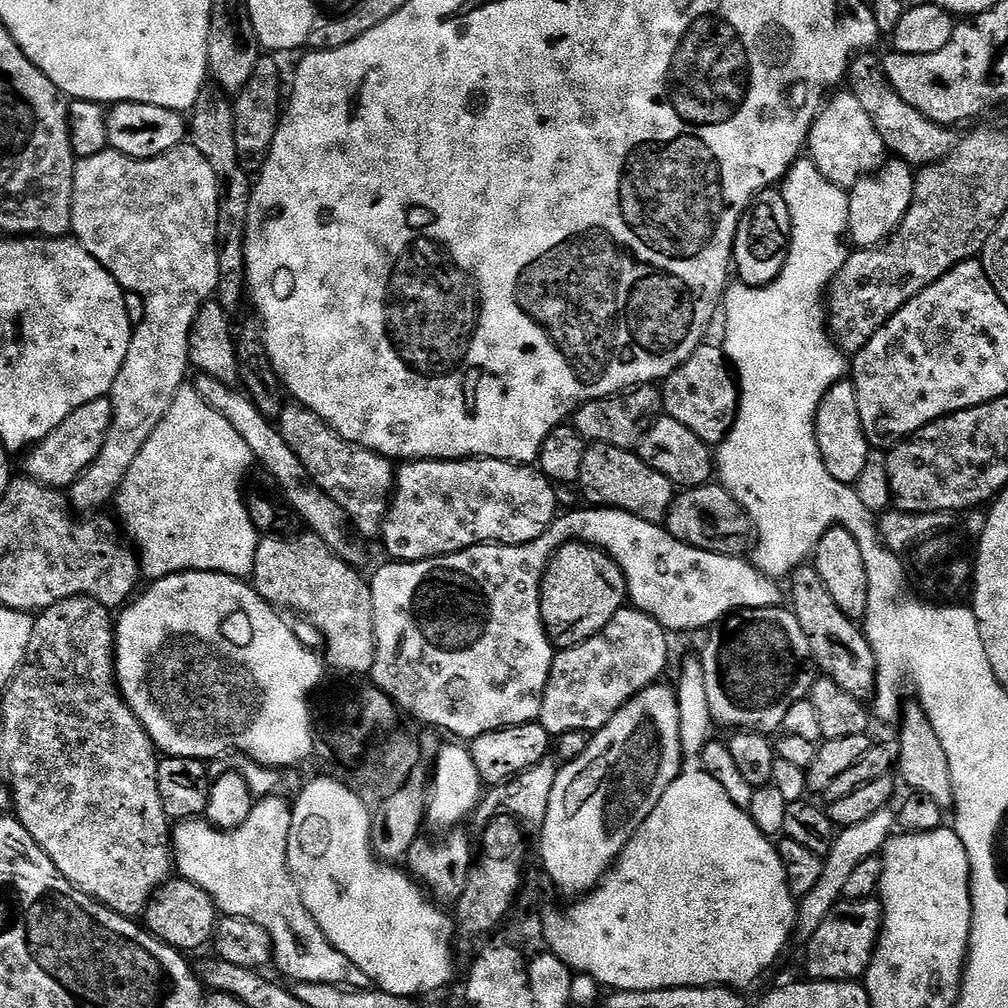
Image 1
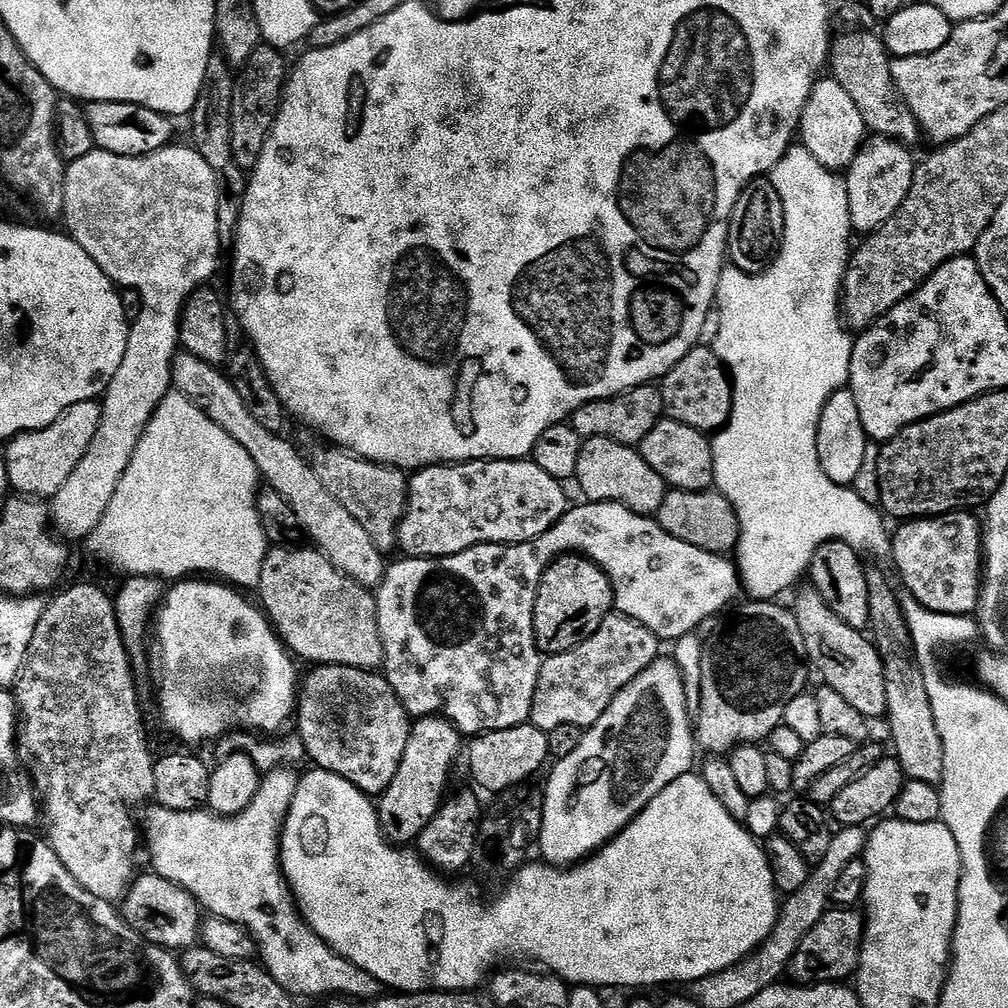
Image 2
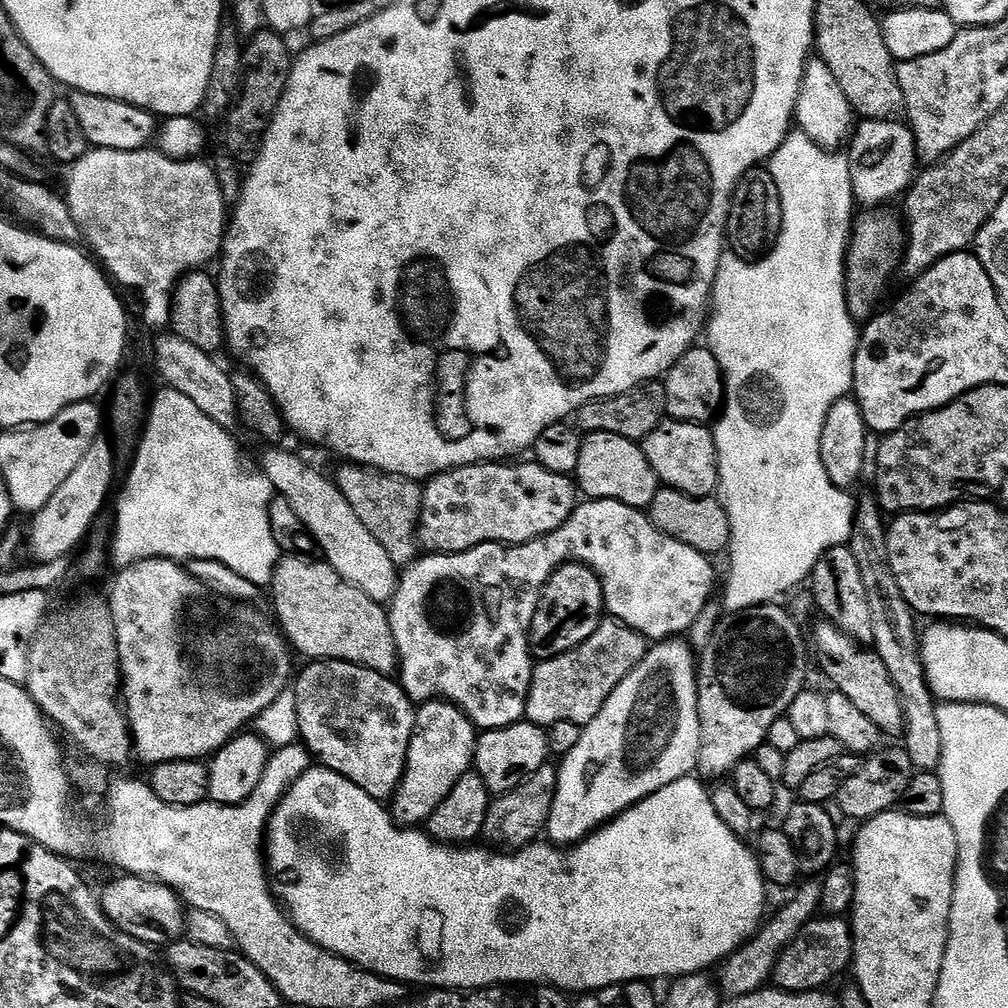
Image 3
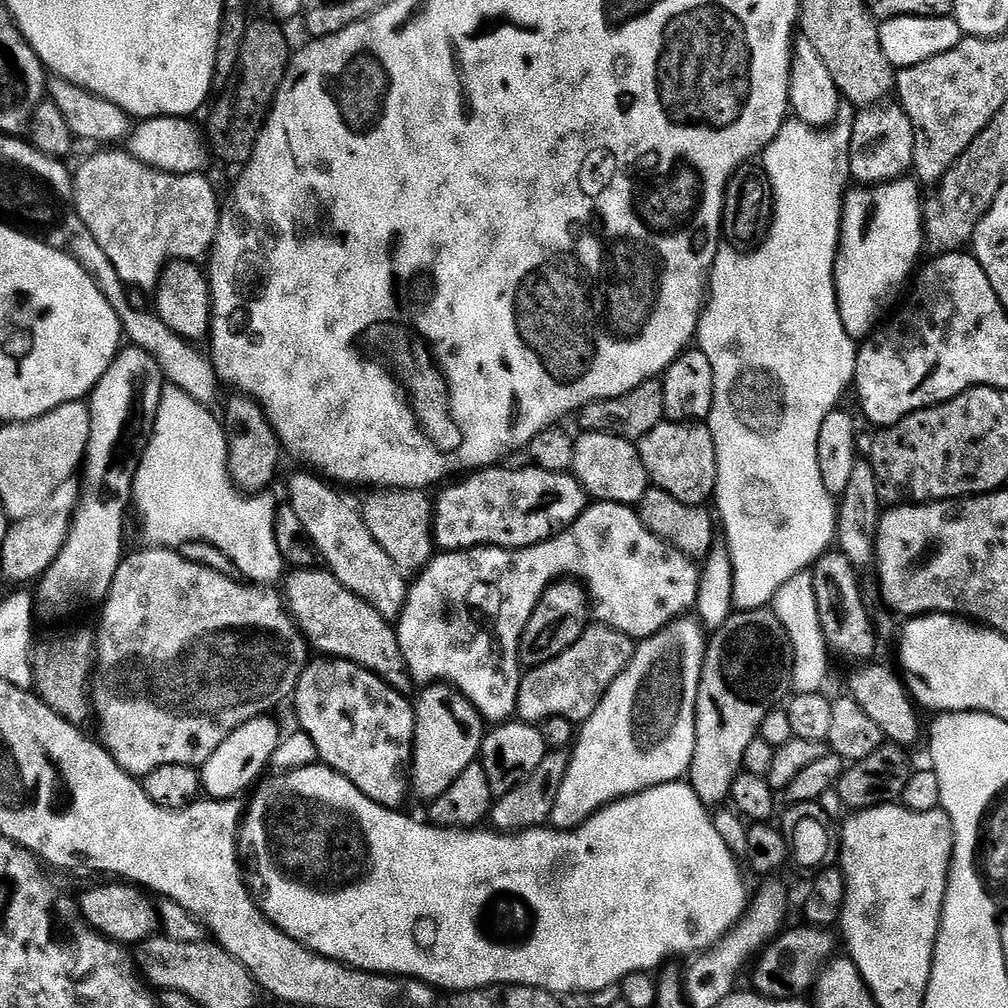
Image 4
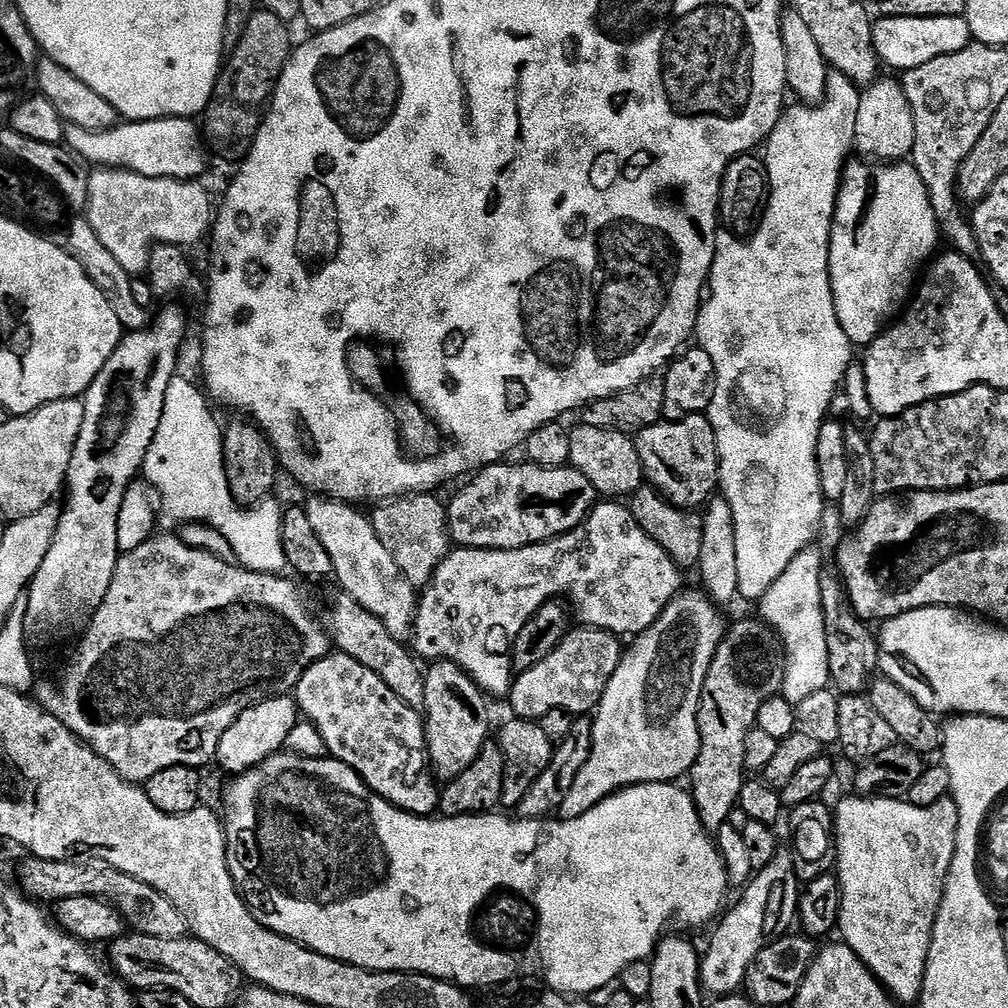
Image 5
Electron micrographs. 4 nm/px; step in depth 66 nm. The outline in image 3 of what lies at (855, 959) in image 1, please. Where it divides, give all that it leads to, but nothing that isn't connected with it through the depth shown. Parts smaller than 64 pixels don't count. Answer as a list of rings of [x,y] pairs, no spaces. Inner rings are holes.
[[[838,916],[815,918],[777,959],[771,983],[784,992],[815,992],[823,989],[839,972],[849,971],[854,960],[852,925]]]

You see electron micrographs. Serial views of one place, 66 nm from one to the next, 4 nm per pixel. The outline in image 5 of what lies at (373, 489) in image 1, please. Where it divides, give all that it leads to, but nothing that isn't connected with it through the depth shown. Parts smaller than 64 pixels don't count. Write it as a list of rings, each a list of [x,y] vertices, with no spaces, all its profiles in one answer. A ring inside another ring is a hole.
[[[436,494],[402,496],[381,503],[370,512],[374,532],[382,540],[383,546],[394,556],[402,574],[417,590],[427,588],[450,551],[448,509],[445,501],[440,501],[438,497]]]

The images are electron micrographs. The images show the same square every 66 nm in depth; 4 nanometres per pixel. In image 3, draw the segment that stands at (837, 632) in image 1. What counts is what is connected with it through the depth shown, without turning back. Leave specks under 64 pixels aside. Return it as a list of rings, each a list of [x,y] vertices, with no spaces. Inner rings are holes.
[[[821,619],[819,623],[812,636],[810,632],[810,640],[814,645],[815,659],[817,656],[835,691],[845,694],[870,722],[878,726],[885,737],[899,737],[904,730],[904,711],[886,664],[871,647],[859,644],[854,638],[840,632],[838,626],[831,624],[829,620]]]

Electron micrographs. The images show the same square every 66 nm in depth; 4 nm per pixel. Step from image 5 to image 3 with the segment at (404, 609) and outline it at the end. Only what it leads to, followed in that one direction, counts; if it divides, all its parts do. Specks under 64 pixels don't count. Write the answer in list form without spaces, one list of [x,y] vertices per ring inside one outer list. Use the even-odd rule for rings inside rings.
[[[272,446],[264,456],[262,471],[266,478],[276,488],[276,496],[284,496],[290,507],[302,518],[302,526],[311,534],[317,549],[324,551],[323,559],[346,582],[358,586],[368,597],[373,598],[379,604],[391,603],[399,584],[400,572],[393,562],[385,547],[374,538],[359,521],[354,512],[354,506],[346,502],[346,498],[338,490],[338,486],[331,479],[328,480],[316,468],[311,468],[300,456],[280,448],[284,446]]]

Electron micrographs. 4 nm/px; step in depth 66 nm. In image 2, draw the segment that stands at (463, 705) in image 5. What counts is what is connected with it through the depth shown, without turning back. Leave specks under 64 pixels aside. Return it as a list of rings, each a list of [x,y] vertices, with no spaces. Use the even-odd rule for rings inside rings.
[[[421,716],[413,723],[398,774],[394,774],[394,782],[390,782],[378,800],[380,829],[389,844],[411,845],[422,834],[422,830],[430,826],[430,818],[434,818],[441,804],[445,803],[444,791],[448,788],[452,767],[459,756],[461,759],[462,733],[444,717]]]

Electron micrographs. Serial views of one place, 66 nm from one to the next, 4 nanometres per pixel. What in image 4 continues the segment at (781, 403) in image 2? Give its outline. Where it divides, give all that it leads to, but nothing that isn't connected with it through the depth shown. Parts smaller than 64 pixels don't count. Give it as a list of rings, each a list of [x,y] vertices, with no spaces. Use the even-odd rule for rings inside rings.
[[[844,102],[840,106],[839,119],[827,128],[815,128],[795,118],[784,121],[782,130],[770,142],[770,146],[762,153],[762,163],[772,179],[772,193],[776,196],[776,206],[772,218],[772,227],[768,235],[755,250],[741,250],[731,243],[721,243],[710,277],[710,295],[700,313],[700,324],[696,328],[695,339],[699,351],[710,358],[710,366],[714,366],[714,406],[708,415],[706,426],[712,431],[716,447],[716,490],[714,493],[715,511],[718,513],[722,530],[728,534],[726,545],[733,562],[733,602],[741,612],[749,612],[755,608],[768,608],[775,612],[777,618],[786,626],[792,638],[792,649],[796,658],[792,687],[799,694],[814,694],[821,691],[828,680],[828,652],[830,645],[818,614],[818,598],[814,592],[812,573],[809,571],[816,561],[833,547],[837,539],[836,523],[838,521],[838,500],[826,490],[826,482],[822,482],[822,470],[818,466],[818,434],[822,434],[822,422],[826,422],[826,414],[837,411],[844,391],[853,387],[856,378],[857,341],[842,326],[840,304],[836,301],[836,256],[840,253],[840,227],[844,218],[844,197],[850,191],[852,171],[852,121],[858,115],[853,105]]]

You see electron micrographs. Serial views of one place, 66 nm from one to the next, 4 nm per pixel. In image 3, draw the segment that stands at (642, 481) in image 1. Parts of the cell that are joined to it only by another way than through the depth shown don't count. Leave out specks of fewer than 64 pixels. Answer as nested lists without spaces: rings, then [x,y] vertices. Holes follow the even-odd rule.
[[[590,432],[583,437],[574,480],[579,491],[589,500],[613,500],[641,510],[652,505],[654,494],[662,486],[637,441],[605,432]]]

